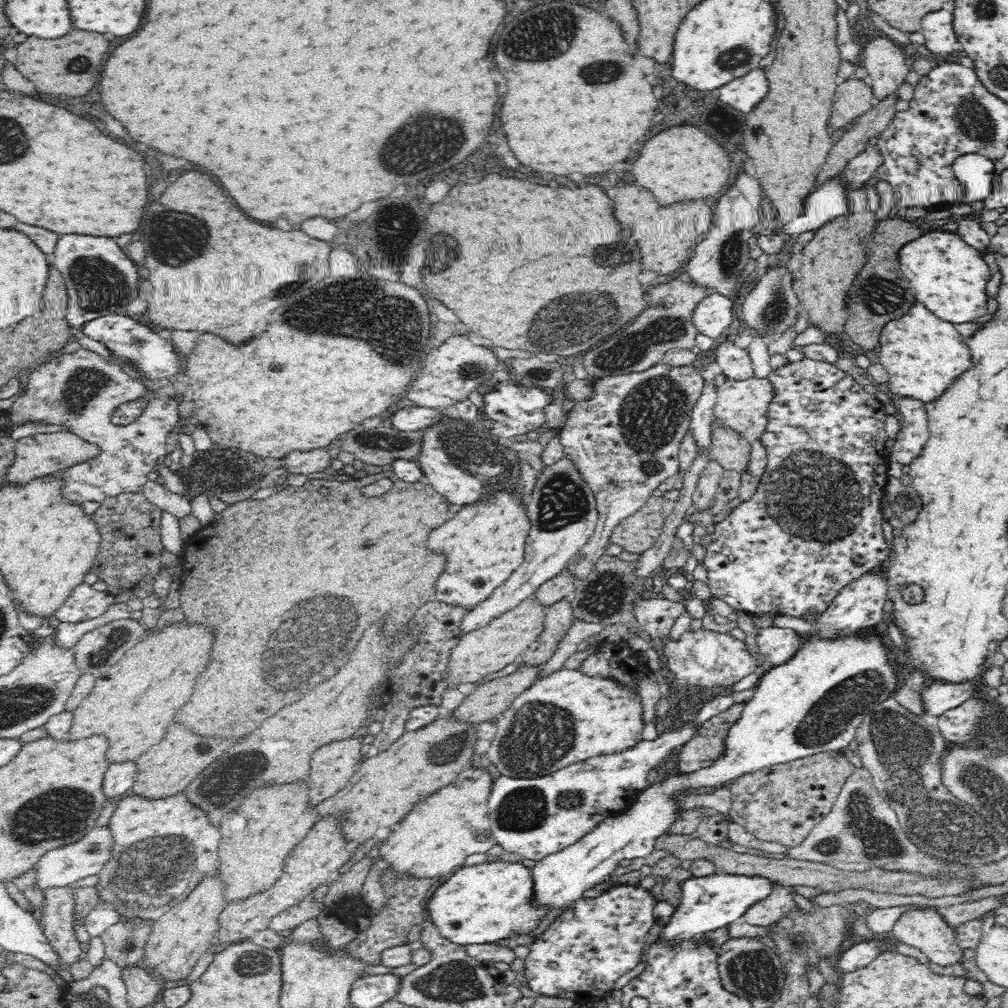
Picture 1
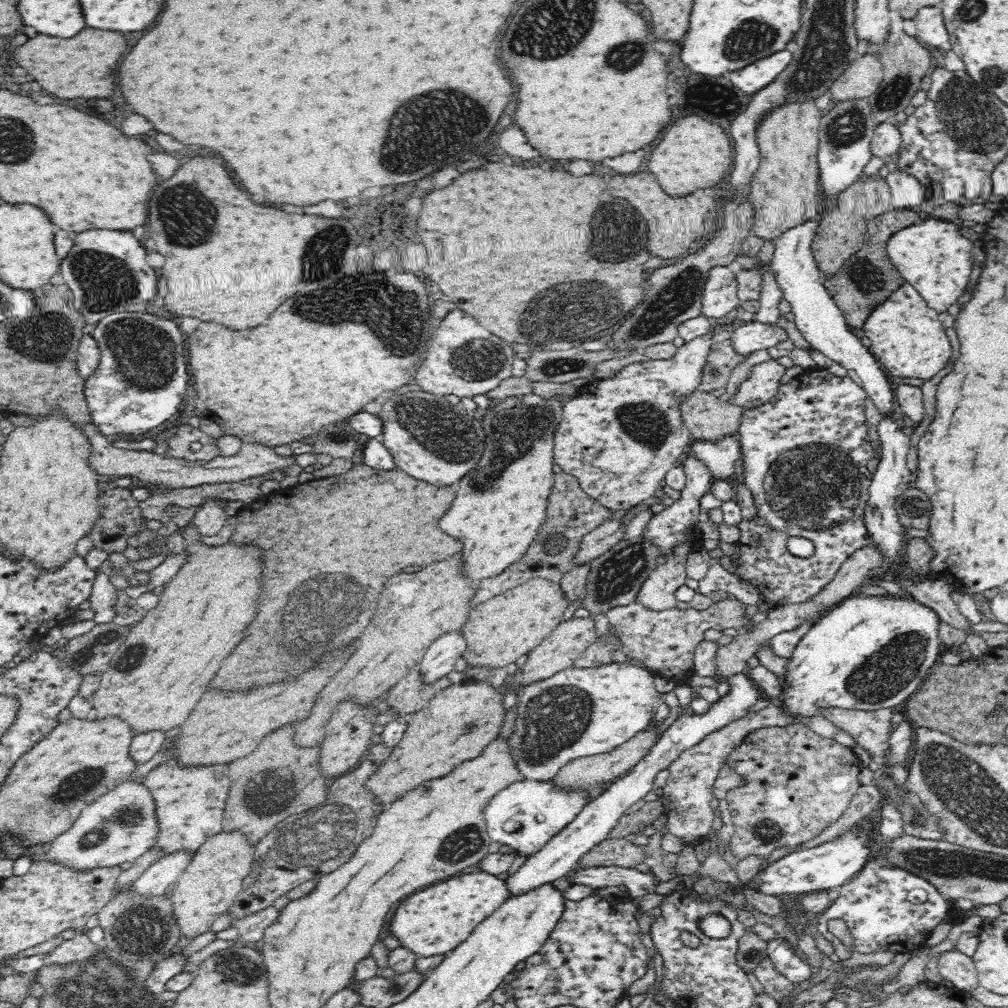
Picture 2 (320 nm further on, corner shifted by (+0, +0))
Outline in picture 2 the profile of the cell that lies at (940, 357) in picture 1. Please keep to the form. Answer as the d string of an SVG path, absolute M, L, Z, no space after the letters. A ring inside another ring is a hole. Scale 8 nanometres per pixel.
M907 281L888 298L888 302L875 306L863 328L865 336L871 341L872 354L892 377L896 380L918 378L924 382L932 380L952 358L952 346L944 330L946 328L938 320L938 312L930 310L922 296L913 286L908 286Z

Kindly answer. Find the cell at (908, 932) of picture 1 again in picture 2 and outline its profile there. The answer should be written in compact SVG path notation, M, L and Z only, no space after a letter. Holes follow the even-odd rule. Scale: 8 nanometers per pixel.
M957 948L939 954L938 973L948 979L959 994L968 996L979 986L978 972L973 957Z

